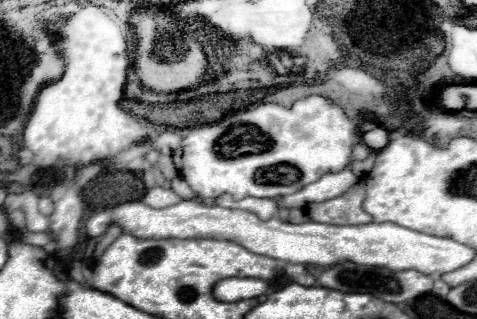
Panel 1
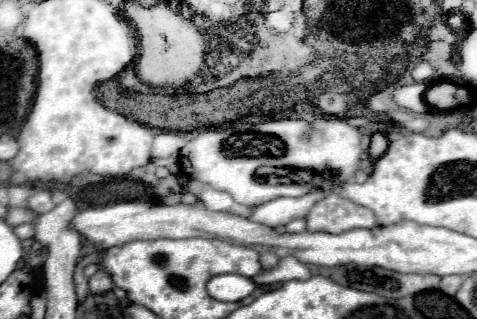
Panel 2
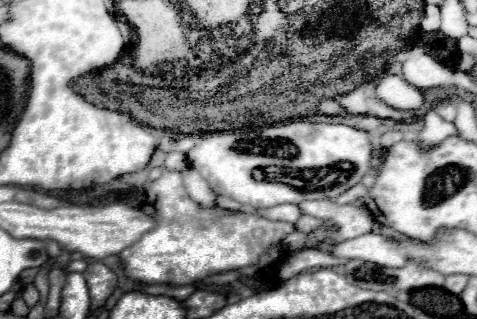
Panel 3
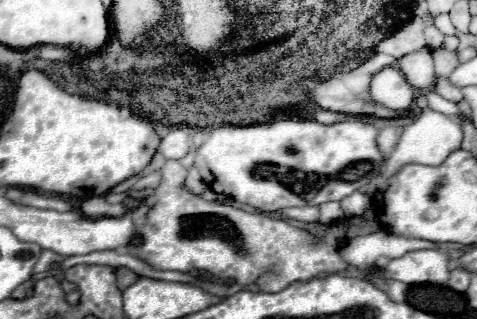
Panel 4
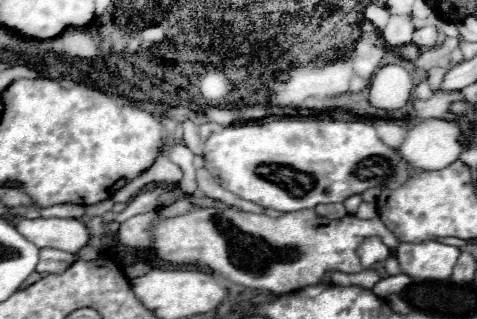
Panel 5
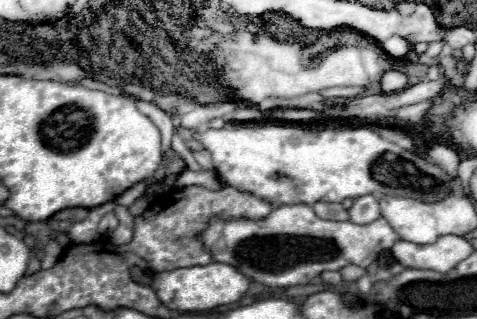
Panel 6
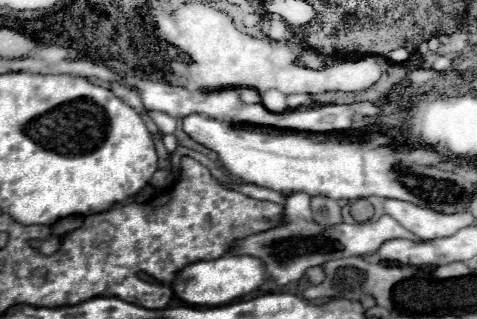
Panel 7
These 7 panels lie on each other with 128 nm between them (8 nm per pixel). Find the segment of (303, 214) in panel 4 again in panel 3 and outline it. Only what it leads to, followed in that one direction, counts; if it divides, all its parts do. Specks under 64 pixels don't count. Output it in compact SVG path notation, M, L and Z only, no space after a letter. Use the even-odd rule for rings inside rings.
M314 200L304 202L298 206L302 214L316 216L316 218L328 218L330 226L324 226L324 236L332 236L334 242L344 242L358 238L362 234L368 234L372 230L372 214L368 210L360 210L352 204L336 204L334 200ZM338 226L336 232L330 228Z

